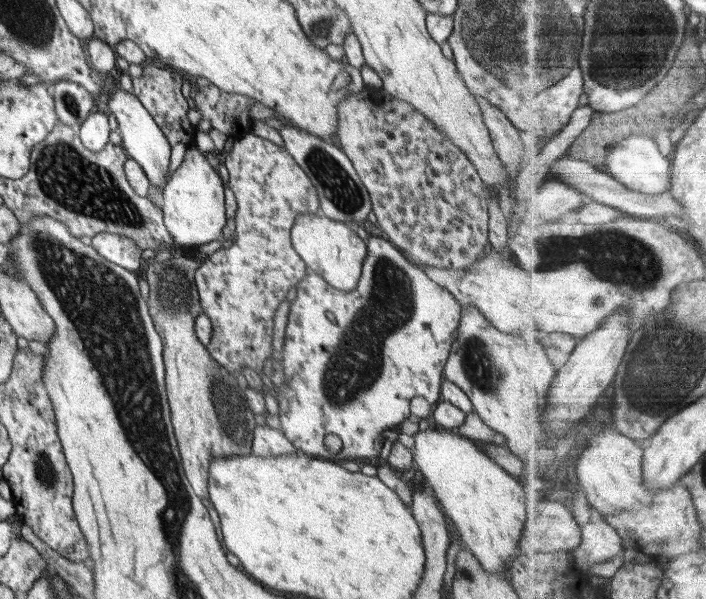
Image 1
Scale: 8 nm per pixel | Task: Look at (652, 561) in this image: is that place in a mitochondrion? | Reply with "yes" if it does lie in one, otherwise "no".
no

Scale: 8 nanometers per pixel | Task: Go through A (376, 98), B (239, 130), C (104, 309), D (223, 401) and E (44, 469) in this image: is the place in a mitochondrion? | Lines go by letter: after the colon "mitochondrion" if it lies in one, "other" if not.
A: other
B: other
C: mitochondrion
D: mitochondrion
E: mitochondrion

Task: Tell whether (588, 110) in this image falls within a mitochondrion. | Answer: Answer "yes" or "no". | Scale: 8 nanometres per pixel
no

